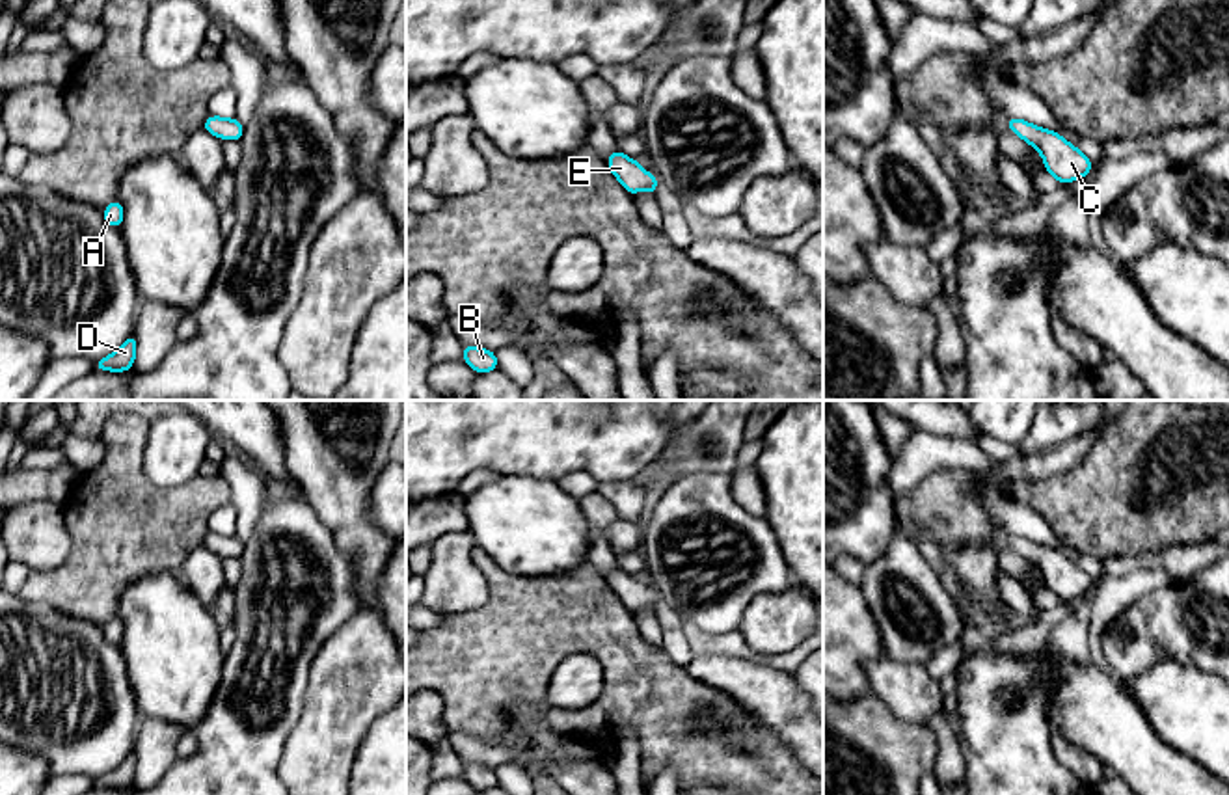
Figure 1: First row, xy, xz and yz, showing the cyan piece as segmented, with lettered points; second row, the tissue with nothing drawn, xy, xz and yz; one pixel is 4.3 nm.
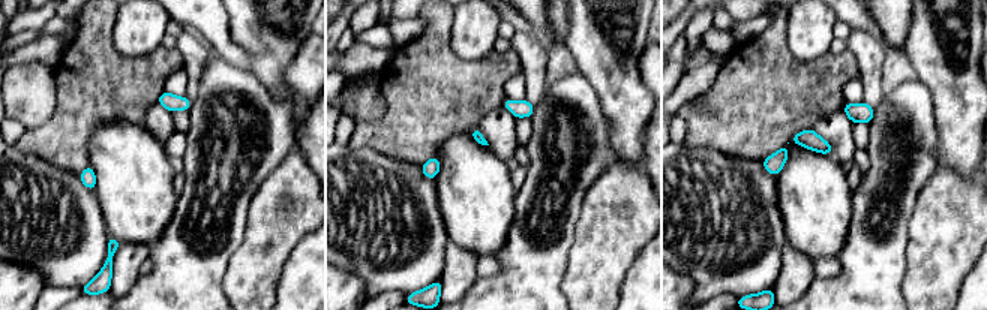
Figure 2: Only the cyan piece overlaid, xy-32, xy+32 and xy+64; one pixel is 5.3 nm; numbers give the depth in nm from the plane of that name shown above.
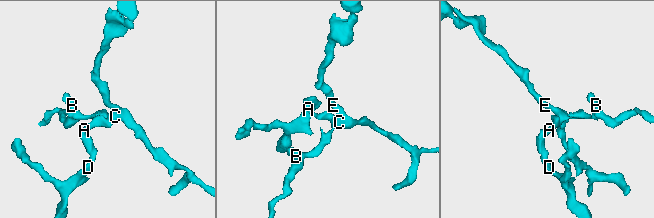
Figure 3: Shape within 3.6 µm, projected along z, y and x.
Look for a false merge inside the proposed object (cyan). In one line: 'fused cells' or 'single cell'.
single cell

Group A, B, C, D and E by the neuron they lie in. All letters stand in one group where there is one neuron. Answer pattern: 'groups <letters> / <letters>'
groups A B C D E

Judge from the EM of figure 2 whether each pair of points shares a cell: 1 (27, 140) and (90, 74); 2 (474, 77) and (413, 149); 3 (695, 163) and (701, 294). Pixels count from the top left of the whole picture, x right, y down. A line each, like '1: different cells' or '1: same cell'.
1: same cell
2: same cell
3: same cell

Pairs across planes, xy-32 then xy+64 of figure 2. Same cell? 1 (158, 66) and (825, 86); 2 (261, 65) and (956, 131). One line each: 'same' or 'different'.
1: same
2: same

